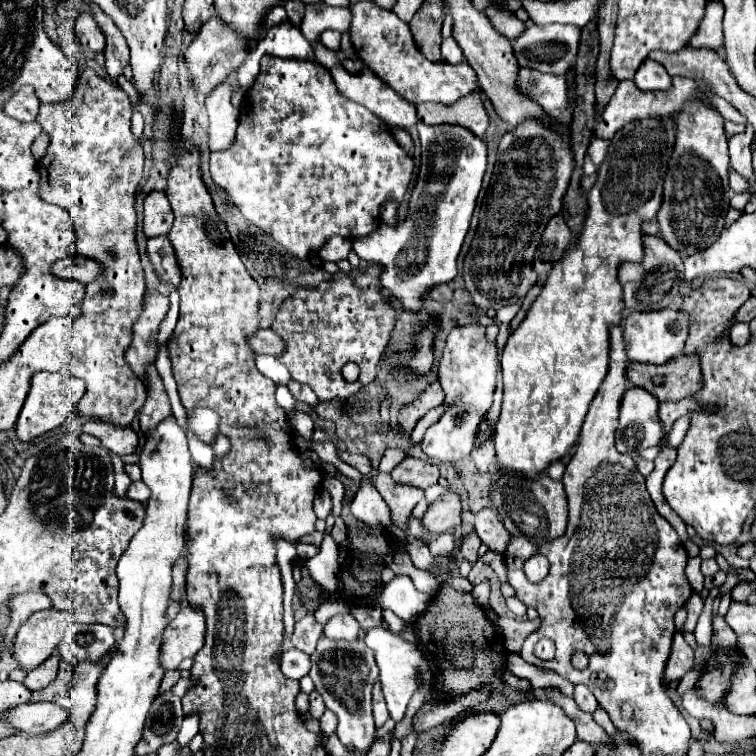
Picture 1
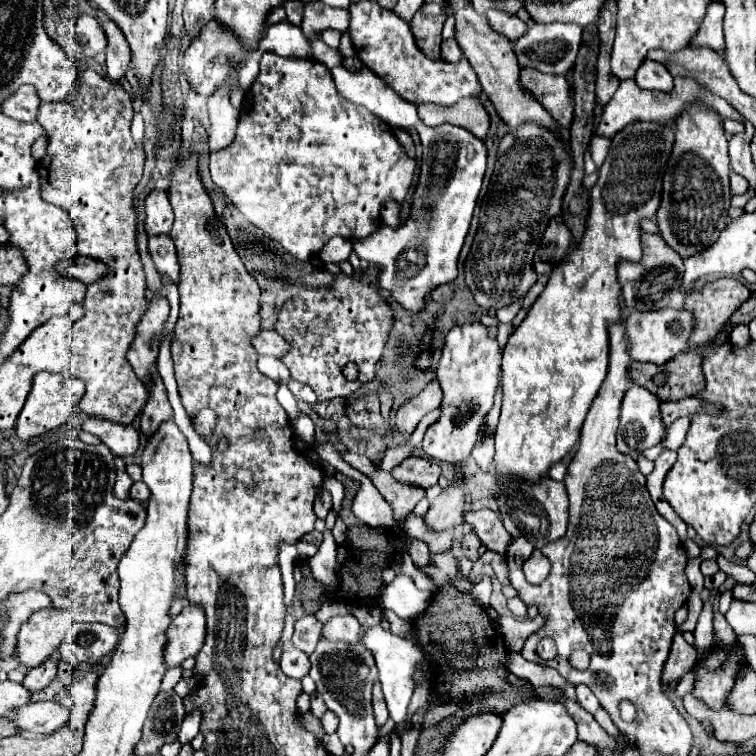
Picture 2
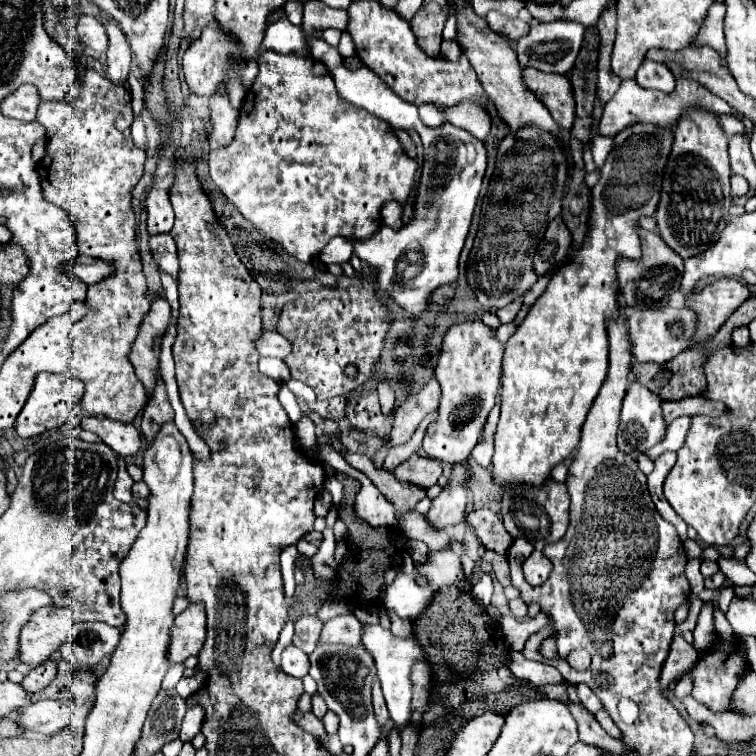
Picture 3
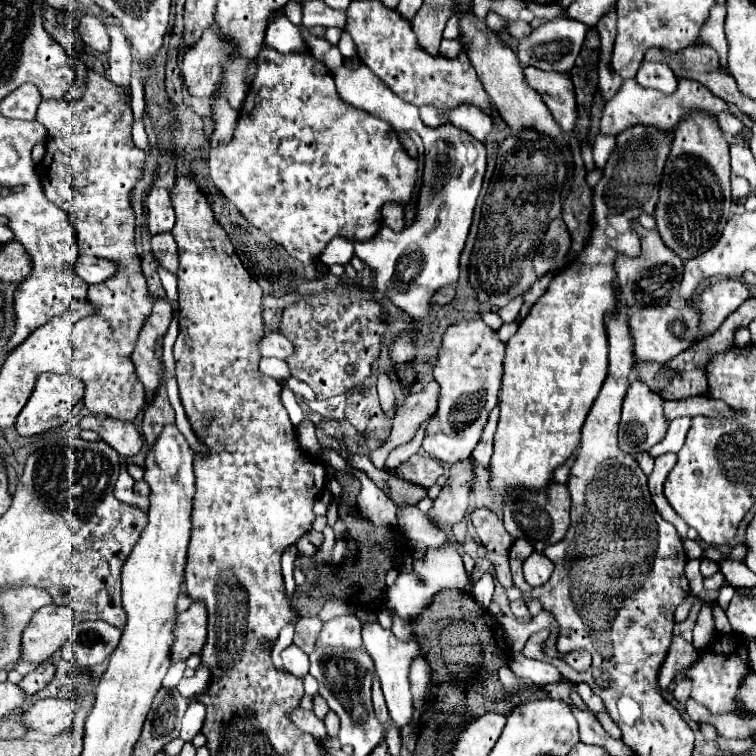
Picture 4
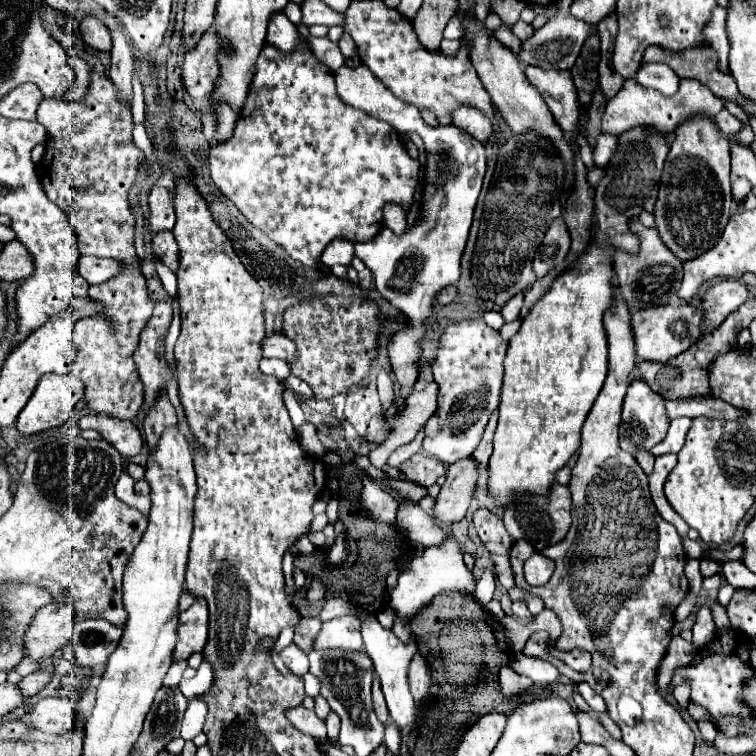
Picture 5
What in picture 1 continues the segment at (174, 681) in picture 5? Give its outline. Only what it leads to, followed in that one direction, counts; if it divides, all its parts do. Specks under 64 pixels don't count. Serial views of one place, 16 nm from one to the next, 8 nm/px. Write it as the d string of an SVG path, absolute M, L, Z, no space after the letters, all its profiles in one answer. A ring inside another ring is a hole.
M179 669L171 670L171 671L166 672L166 674L164 675L164 678L161 682L161 686L160 686L158 696L160 694L170 692L171 688L177 682L179 676L180 676L180 670Z

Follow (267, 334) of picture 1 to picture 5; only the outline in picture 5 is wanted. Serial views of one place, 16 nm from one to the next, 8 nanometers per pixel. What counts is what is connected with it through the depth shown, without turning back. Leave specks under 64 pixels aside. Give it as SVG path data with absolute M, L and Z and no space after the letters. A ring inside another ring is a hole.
M272 334L264 340L264 356L266 358L280 358L280 360L292 360L296 358L296 344L288 340L284 334Z

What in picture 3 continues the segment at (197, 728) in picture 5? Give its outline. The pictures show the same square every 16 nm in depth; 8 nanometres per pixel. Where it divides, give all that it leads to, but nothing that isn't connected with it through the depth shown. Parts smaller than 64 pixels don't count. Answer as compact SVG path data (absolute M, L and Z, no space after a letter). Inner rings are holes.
M192 704L186 712L186 716L184 716L184 724L182 724L182 730L180 730L180 740L190 742L200 732L202 722L204 722L204 708L200 704Z

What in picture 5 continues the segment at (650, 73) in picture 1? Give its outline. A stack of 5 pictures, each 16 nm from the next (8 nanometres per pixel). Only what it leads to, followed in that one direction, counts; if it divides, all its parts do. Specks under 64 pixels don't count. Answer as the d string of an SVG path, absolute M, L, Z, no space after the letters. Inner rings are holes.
M644 64L638 70L636 80L644 88L654 88L654 90L662 92L664 96L674 96L678 90L678 84L680 84L678 74L668 64Z

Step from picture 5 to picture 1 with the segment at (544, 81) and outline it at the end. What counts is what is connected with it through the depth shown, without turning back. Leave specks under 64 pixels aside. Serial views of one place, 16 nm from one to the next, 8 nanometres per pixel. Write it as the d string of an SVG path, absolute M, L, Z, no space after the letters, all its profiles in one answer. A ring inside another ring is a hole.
M522 68L518 84L524 94L536 100L560 126L568 128L572 122L572 100L568 98L568 82L564 76L542 74Z

